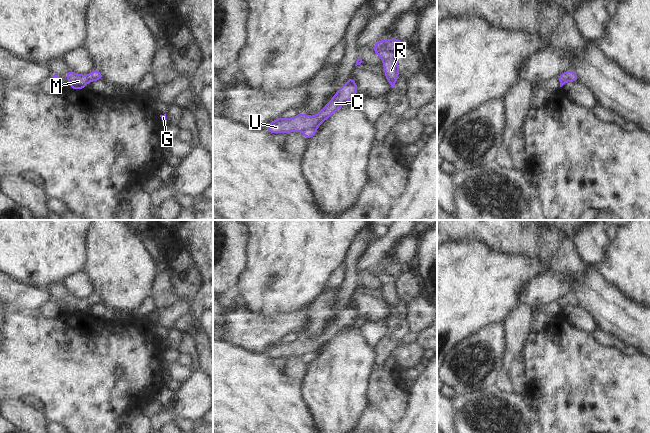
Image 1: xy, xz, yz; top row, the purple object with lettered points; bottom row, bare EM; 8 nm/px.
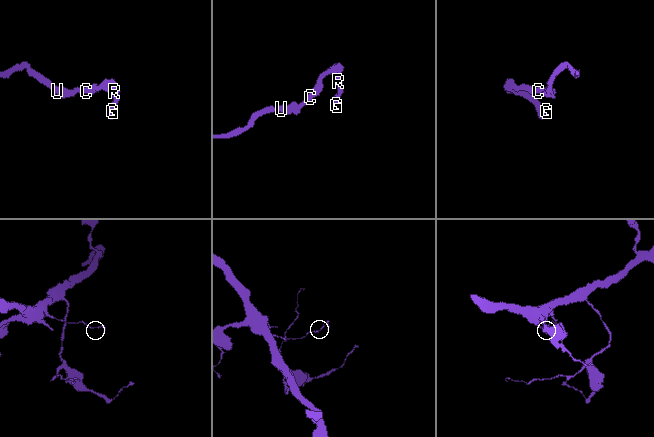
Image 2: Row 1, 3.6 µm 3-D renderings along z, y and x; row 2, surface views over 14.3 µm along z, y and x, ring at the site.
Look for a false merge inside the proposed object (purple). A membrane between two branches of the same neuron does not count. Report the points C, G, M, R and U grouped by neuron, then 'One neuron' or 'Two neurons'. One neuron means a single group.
Groups: C G M R U. One neuron.

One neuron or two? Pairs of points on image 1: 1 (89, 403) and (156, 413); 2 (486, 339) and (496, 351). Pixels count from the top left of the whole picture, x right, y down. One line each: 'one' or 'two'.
1: two
2: one

